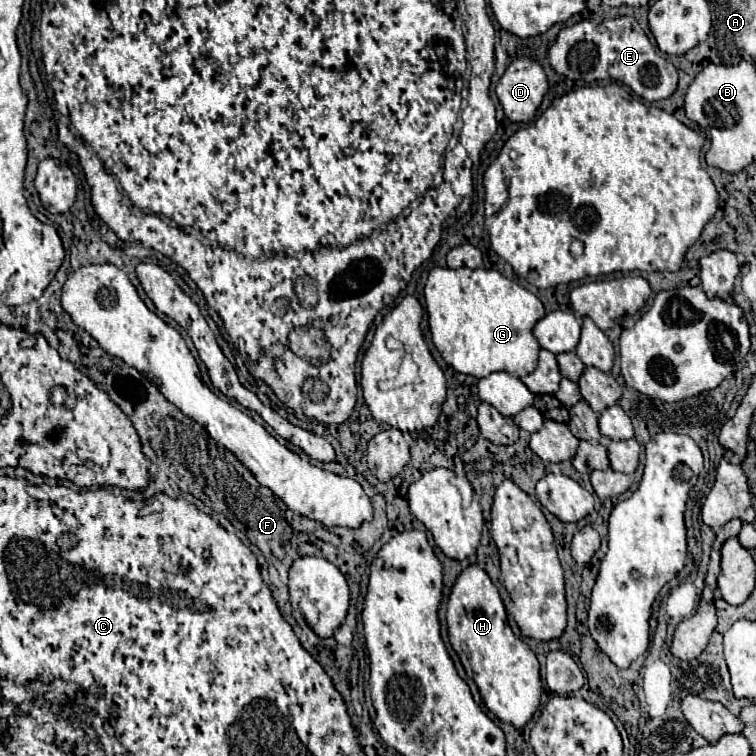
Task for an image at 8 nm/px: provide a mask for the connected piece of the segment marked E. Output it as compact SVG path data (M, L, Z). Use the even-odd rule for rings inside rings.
M615 17L615 19L603 19L603 21L593 21L593 19L583 19L571 27L563 27L555 39L555 43L549 49L549 63L551 67L559 73L565 75L573 81L581 79L581 81L601 81L601 79L617 79L621 83L625 83L627 87L631 87L639 97L643 97L645 101L661 101L673 95L673 91L677 89L677 69L673 63L667 63L665 57L661 57L655 47L651 45L651 41L647 39L647 35L643 33L643 29L639 27L639 23L633 17Z

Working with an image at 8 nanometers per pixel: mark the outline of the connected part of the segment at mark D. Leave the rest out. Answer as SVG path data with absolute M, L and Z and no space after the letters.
M515 57L497 83L497 97L511 121L527 123L535 117L537 107L547 93L543 67L529 57Z

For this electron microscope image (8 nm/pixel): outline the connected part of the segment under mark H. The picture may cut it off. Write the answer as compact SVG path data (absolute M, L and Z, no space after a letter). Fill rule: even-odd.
M471 563L457 577L447 601L449 643L459 655L467 677L475 681L487 709L503 723L521 729L537 711L541 699L541 675L535 653L511 631L499 591L491 577Z

